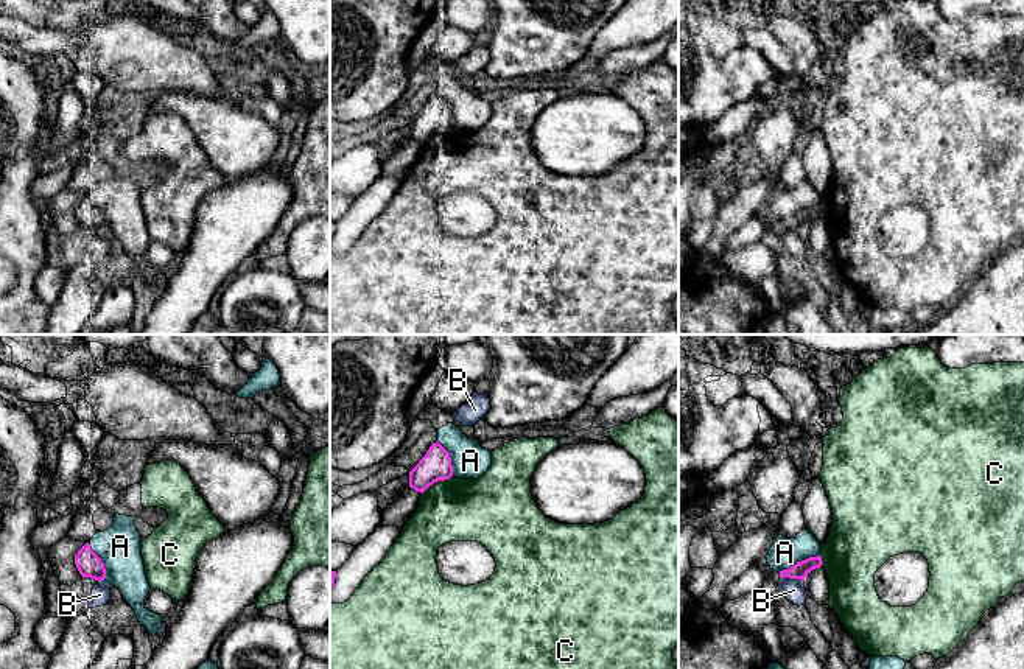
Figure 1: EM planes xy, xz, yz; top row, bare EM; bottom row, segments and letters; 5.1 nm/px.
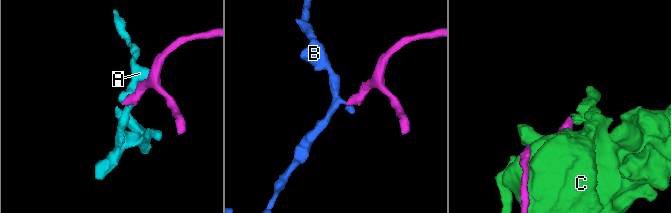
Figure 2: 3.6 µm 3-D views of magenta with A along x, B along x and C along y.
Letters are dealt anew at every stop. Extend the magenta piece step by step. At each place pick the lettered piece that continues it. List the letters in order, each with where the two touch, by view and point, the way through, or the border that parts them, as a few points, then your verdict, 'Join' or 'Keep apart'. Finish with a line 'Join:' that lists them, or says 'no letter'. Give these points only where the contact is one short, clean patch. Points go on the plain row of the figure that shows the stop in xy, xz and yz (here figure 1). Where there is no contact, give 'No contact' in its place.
A: Touches magenta at yz (799, 213). Keep apart
B: Touches magenta at yz (792, 229). Keep apart
C: Touches magenta at xz (436, 133). Keep apart
Join: no letter

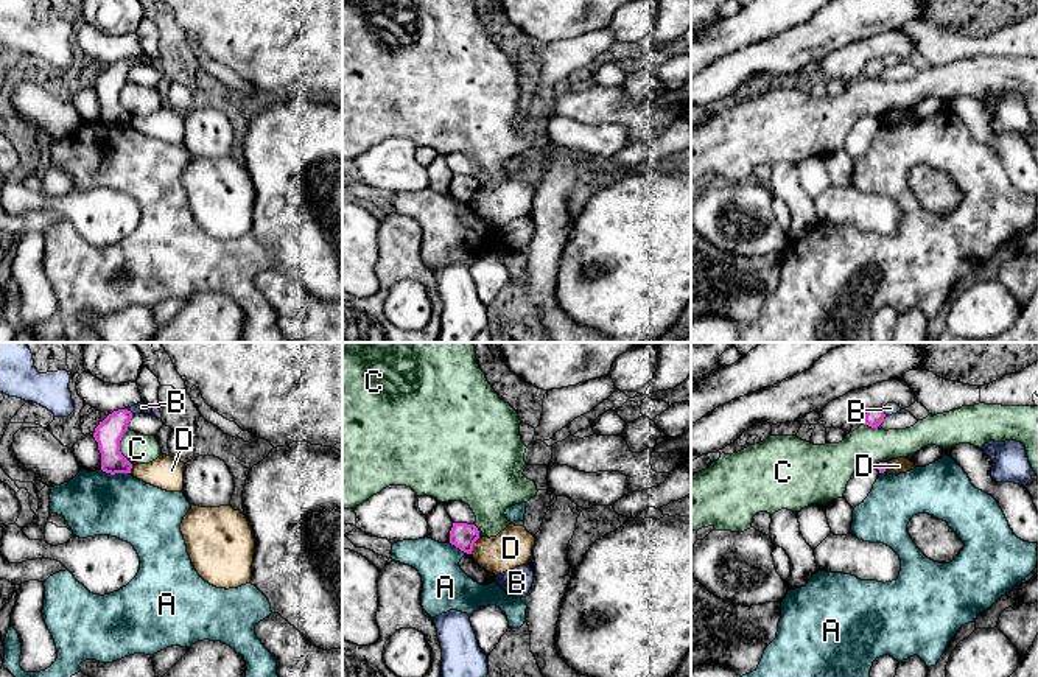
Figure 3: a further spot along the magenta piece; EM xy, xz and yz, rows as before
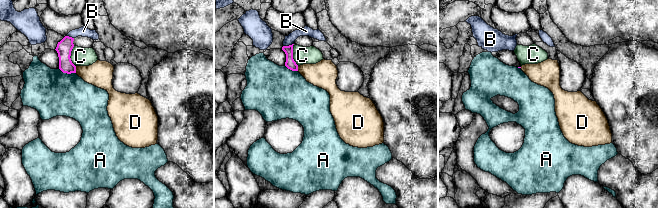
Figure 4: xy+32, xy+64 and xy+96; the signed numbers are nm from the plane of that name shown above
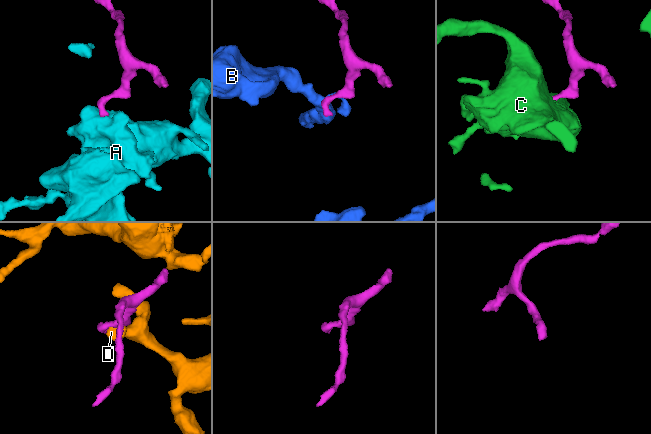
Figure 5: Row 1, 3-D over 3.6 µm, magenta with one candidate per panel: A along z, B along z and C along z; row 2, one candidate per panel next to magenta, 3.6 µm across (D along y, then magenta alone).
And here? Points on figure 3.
A: Touches magenta at xy (115, 123). Boundary: xy (101, 120), (111, 125), (129, 125). Keep apart
B: Touches magenta at yz (883, 63). Boundary: yz (881, 59), (886, 66). Keep apart
C: Touches magenta at xy (119, 98). Boundary: xy (126, 81), (120, 92), (120, 103), (133, 115). Keep apart
D: Touches magenta at xz (473, 195). Boundary: xz (480, 189), (470, 204). Keep apart
Join: no letter

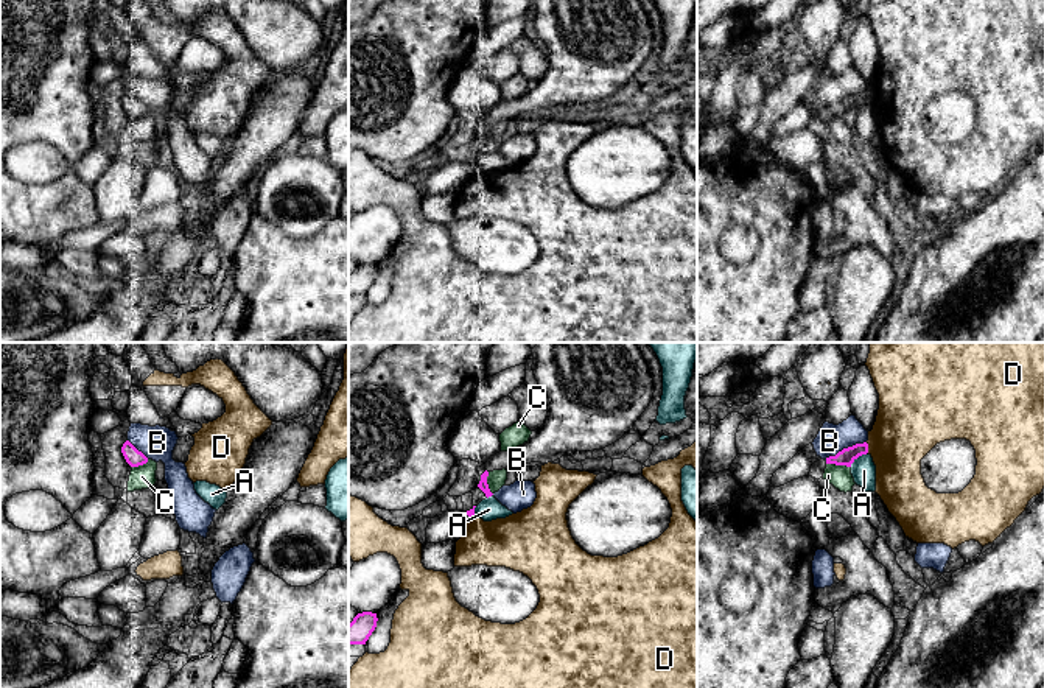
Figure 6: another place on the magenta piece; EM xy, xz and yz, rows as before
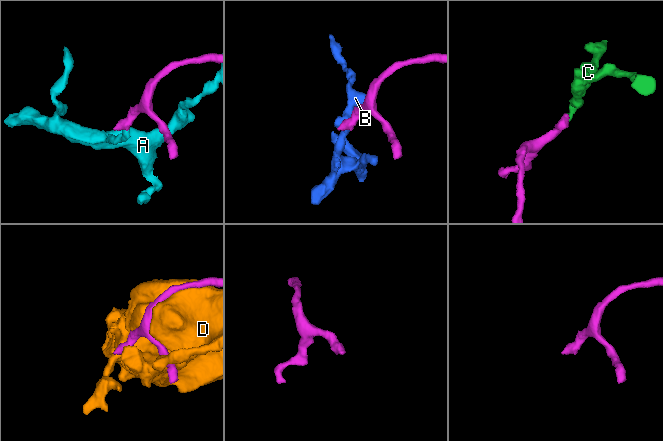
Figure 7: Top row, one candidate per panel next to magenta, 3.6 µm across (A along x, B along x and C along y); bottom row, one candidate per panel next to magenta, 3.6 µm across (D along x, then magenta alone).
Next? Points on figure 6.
A: Touches magenta at yz (858, 108). Keep apart
B: Touches magenta at yz (845, 100). Keep apart
C: Touches magenta at yz (839, 115). Keep apart
D: Touches magenta at yz (867, 98). Keep apart
Join: no letter

